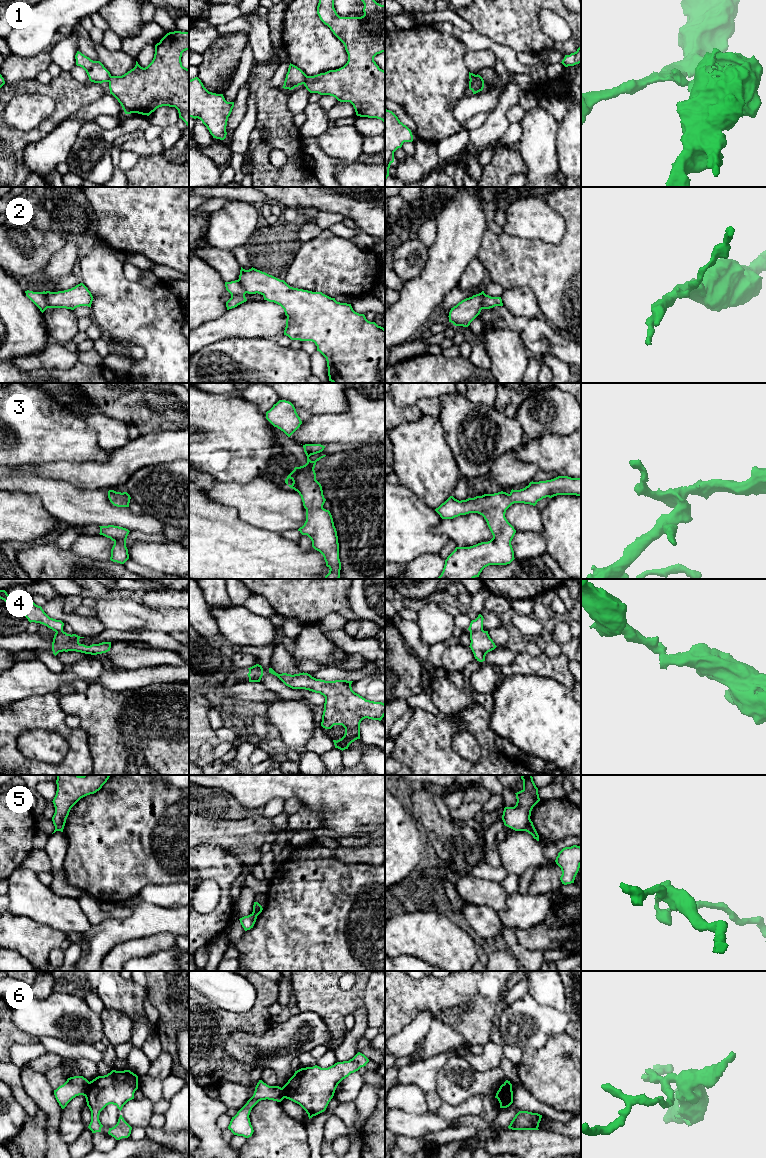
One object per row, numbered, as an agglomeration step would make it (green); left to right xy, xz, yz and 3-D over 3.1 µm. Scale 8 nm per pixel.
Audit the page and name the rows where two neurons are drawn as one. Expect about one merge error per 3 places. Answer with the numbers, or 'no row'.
1, 2, 4, 5, 6

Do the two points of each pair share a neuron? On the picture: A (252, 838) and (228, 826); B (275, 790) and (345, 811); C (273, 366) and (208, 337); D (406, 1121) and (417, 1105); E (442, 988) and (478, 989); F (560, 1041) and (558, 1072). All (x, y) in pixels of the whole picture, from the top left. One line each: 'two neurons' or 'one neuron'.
A: one neuron
B: one neuron
C: two neurons
D: two neurons
E: one neuron
F: one neuron

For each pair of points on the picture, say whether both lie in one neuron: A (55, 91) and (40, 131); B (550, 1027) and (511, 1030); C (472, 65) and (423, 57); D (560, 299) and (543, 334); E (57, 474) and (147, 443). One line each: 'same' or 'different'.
A: same
B: same
C: different
D: different
E: same

